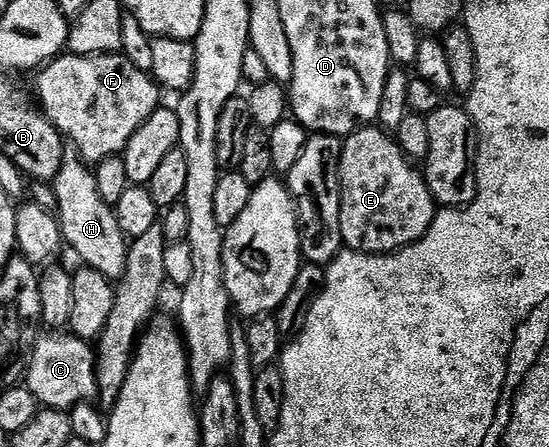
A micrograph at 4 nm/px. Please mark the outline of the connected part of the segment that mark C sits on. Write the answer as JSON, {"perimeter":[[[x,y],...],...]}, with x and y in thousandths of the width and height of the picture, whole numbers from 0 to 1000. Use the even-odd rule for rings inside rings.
{"perimeter":[[[117,740],[104,745],[104,754],[67,752],[47,810],[47,866],[75,908],[124,919],[144,897],[166,899],[173,890],[175,801],[162,765]]]}

